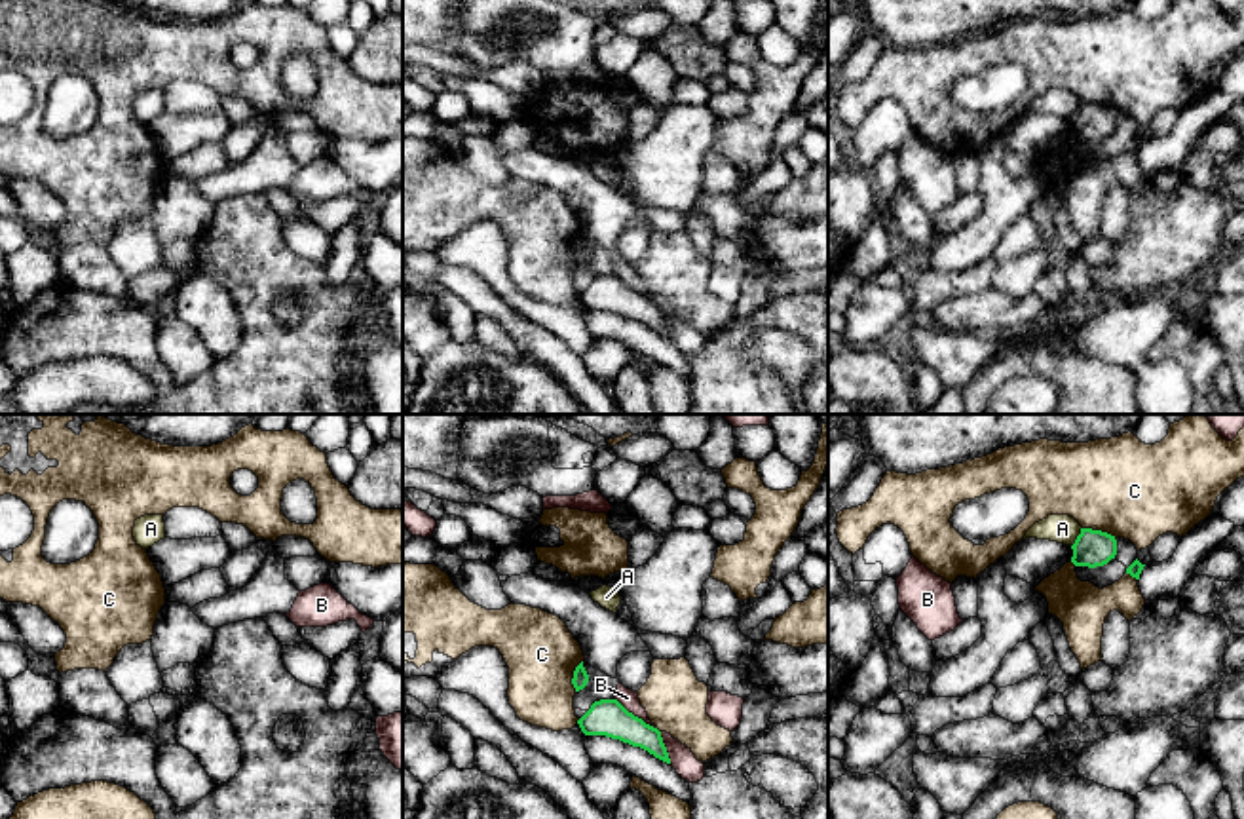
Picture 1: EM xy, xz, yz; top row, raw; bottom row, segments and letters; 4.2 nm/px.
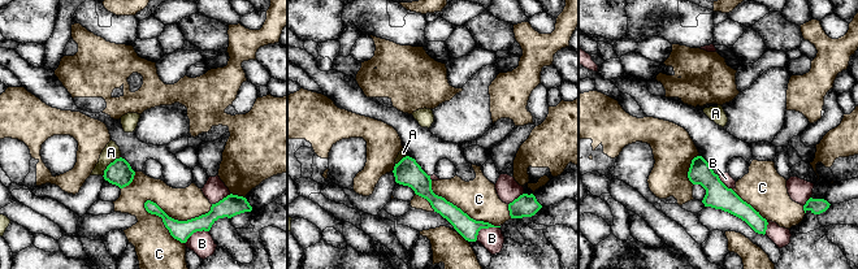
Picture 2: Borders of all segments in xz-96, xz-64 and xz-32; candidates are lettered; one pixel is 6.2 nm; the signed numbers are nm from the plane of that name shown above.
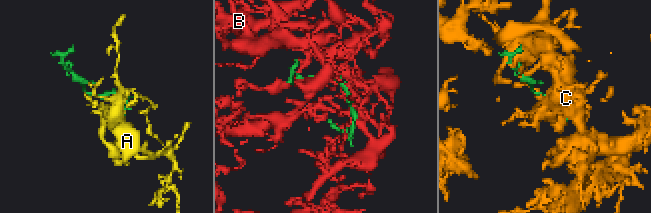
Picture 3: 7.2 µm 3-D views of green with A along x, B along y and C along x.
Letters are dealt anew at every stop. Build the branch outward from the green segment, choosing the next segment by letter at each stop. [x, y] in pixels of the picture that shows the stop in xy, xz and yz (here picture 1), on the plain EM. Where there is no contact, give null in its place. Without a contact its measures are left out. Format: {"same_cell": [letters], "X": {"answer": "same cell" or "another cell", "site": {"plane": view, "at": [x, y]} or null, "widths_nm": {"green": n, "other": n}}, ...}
{"same_cell": [], "A": {"answer": "another cell", "site": {"plane": "yz", "at": [1077, 111]}, "widths_nm": {"green": 160, "other": 120}}, "B": {"answer": "another cell", "site": {"plane": "xz", "at": [637, 291]}, "widths_nm": {"green": 160, "other": 80}}, "C": {"answer": "another cell", "site": {"plane": "yz", "at": [1100, 105]}, "widths_nm": {"green": 160, "other": 420}}}

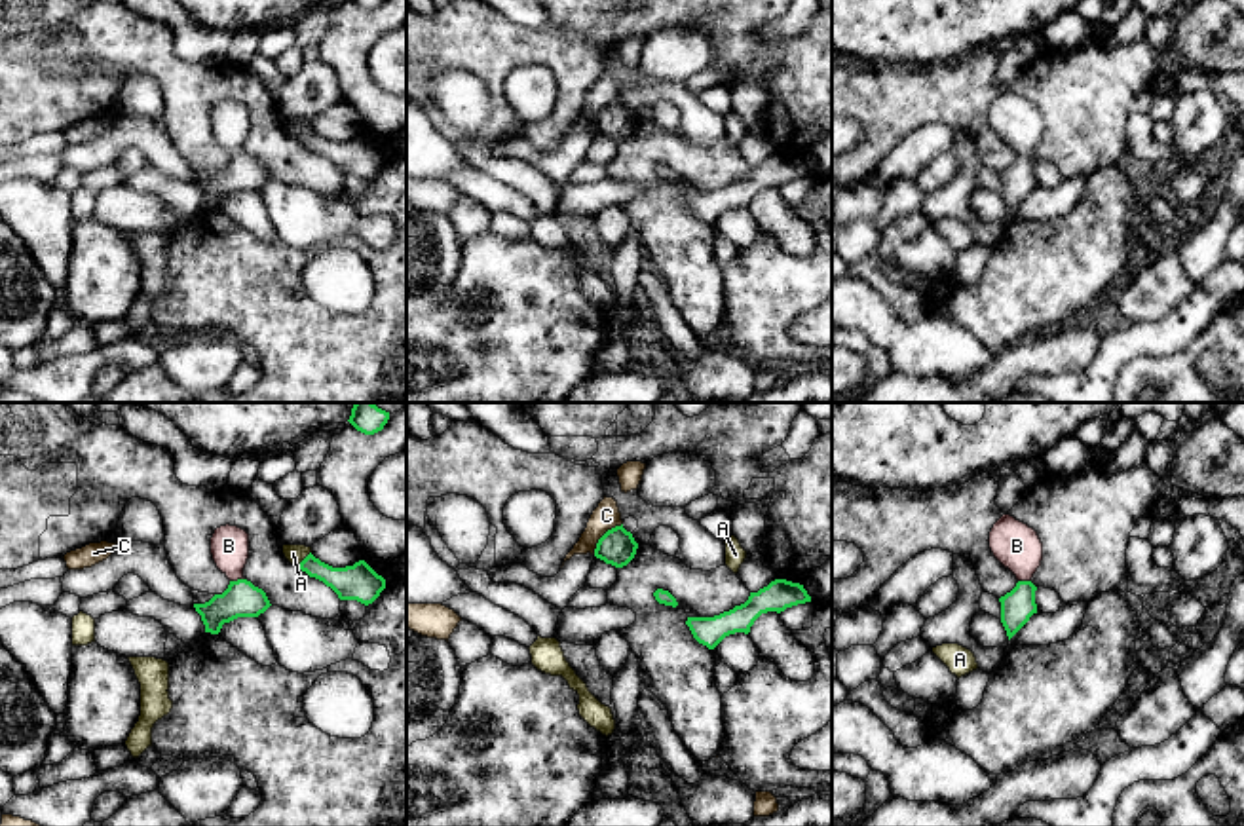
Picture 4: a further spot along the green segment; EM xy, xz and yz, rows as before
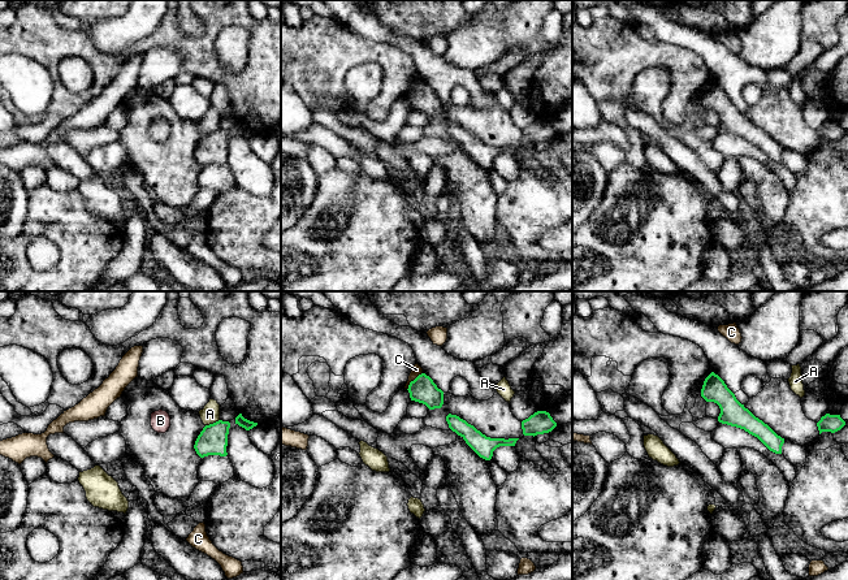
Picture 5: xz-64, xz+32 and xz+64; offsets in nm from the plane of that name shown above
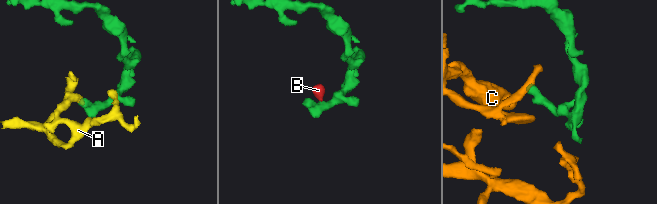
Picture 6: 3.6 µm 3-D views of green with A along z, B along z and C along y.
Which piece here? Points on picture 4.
{"same_cell": ["B"], "A": {"answer": "another cell", "site": {"plane": "xy", "at": [304, 133]}, "widths_nm": {"green": 150, "other": 80}}, "B": {"answer": "same cell", "site": {"plane": "xy", "at": [238, 154]}, "widths_nm": {"green": 160, "other": 160}}, "C": {"answer": "another cell", "site": {"plane": "xz", "at": [603, 111]}, "widths_nm": {"green": 160, "other": 110}}}

